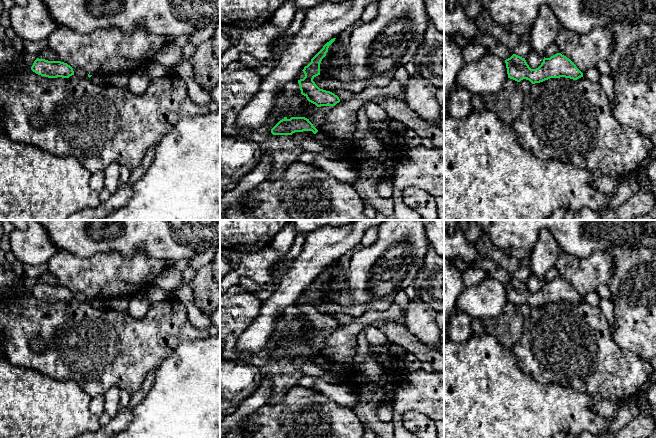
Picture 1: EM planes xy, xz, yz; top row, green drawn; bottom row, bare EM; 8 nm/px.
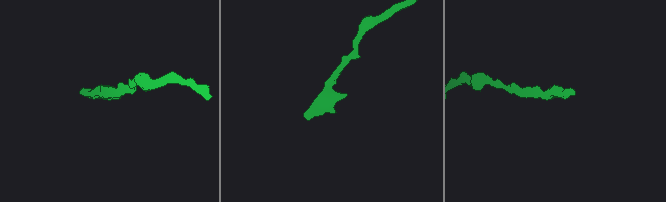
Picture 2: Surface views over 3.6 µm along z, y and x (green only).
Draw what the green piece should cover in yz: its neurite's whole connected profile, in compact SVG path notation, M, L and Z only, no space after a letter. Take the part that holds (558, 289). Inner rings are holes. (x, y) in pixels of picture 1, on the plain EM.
M557 277L550 282L543 283L541 289L531 293L525 282L513 278L505 284L508 302L520 306L523 303L529 304L532 308L540 307L550 302L570 302L577 304L583 301L583 297L566 280Z

